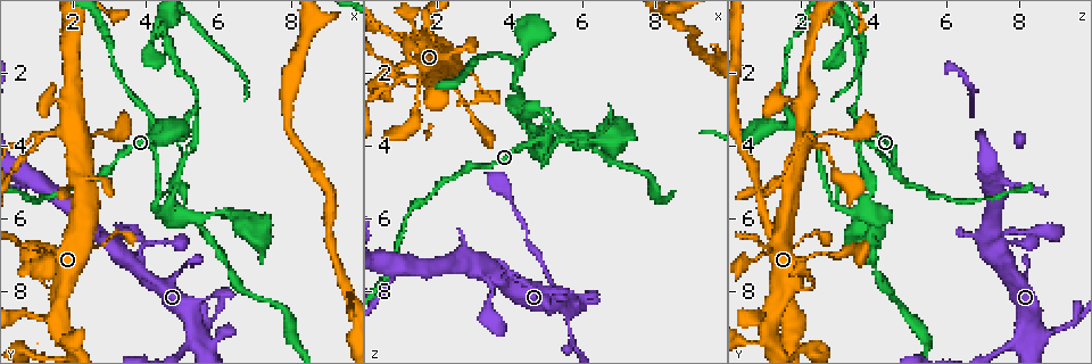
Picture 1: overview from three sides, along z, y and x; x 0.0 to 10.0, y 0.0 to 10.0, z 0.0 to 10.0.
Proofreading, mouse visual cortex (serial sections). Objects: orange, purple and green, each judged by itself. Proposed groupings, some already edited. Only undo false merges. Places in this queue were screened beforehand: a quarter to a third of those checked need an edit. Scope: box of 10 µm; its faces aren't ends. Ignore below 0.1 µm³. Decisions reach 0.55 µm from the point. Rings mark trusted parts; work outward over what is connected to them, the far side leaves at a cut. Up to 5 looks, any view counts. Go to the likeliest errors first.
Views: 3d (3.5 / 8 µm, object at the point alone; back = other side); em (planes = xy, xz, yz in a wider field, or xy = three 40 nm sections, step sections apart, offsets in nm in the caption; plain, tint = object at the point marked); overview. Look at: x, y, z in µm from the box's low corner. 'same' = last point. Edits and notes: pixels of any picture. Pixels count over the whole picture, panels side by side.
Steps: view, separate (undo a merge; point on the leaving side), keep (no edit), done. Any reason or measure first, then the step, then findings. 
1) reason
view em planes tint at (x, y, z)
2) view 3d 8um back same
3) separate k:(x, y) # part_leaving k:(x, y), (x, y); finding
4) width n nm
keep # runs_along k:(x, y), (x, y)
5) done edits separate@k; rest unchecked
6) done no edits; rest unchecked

three-way junction
view 3d 8um at (1.05, 3.70, 2.15)

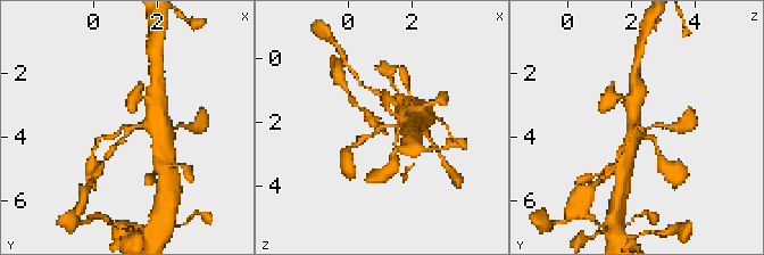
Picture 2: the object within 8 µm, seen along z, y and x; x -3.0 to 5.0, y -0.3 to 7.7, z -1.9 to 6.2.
view em xy step 2 tint same

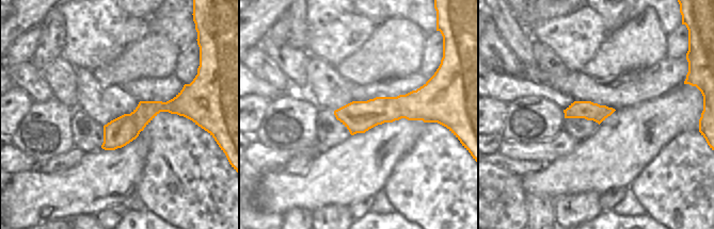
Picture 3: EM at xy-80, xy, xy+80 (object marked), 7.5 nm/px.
keep # runs_along 2:(413, 124), (382, 126), (358, 144); all the same cell

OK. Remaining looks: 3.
sharp bend
view 3d 8um at (4.75, 5.55, 3.80)

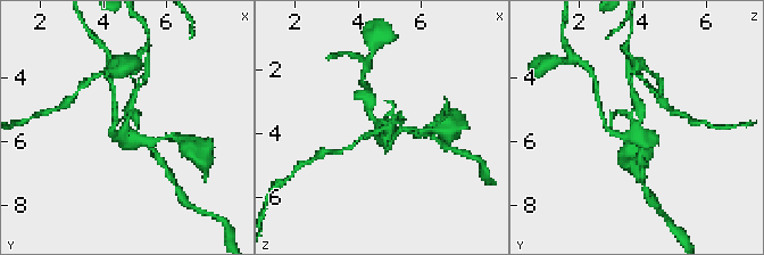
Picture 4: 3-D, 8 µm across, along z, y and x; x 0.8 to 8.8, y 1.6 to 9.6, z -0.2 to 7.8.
view 3d 3.5um same

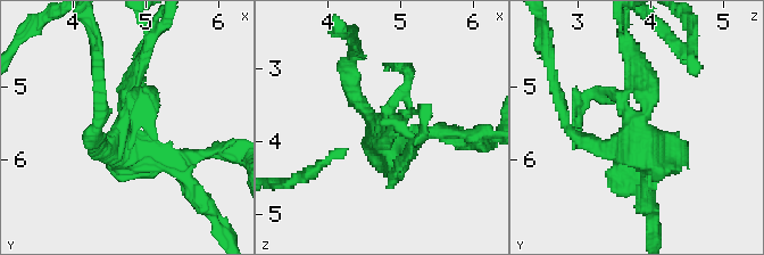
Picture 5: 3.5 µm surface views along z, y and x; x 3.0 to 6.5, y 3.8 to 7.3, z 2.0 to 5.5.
arms 3; arm_widths 200, 200, 350 nm
view em xy step 3 tint at (4.70, 5.55, 3.80)

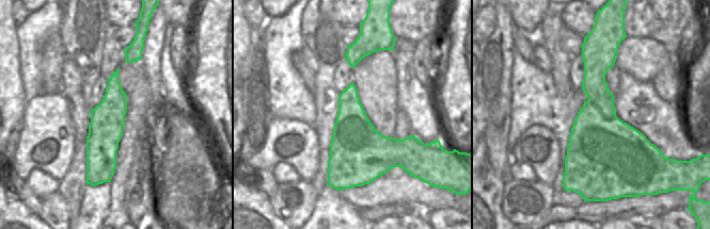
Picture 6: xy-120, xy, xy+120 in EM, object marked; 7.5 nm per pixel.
separate 5:(133, 165) # two cells meet here

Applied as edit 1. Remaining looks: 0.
done edits separate@5; rest unchecked

